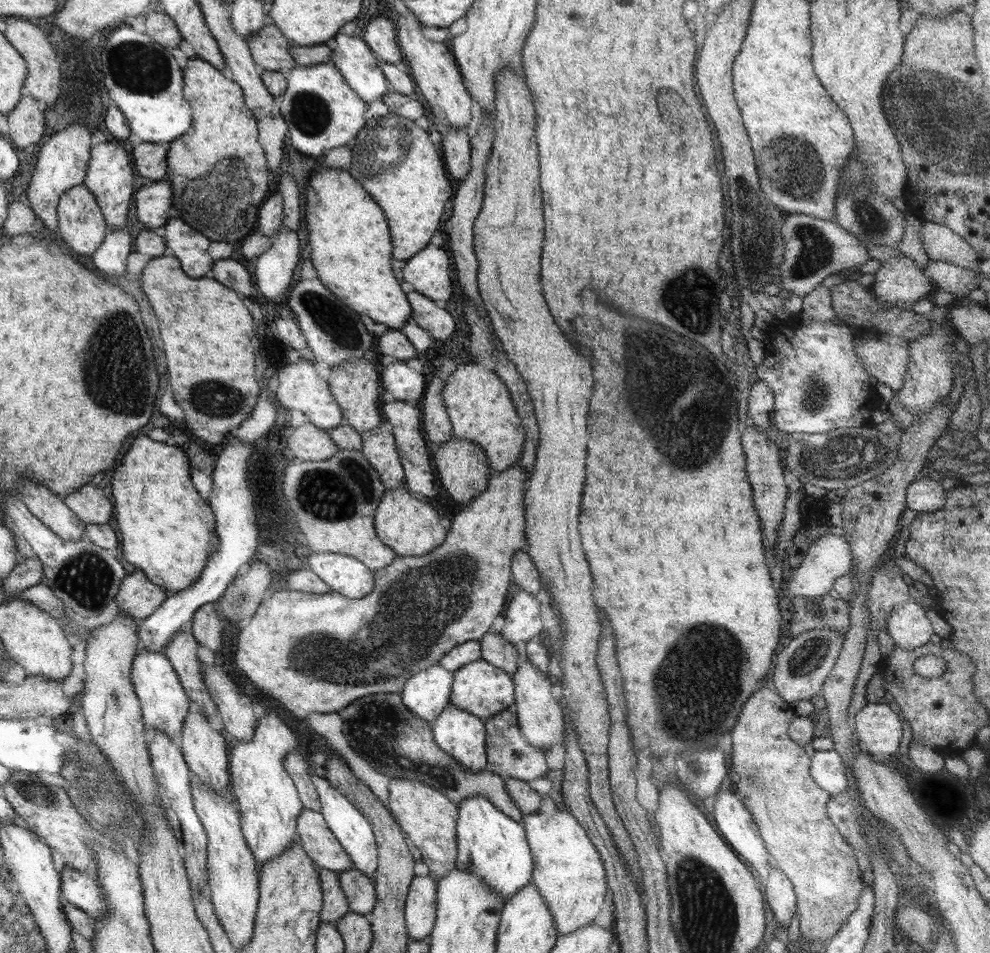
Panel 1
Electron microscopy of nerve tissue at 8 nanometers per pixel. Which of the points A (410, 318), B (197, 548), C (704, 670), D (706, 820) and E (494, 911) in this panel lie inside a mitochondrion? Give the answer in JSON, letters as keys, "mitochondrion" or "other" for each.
{"A":"other","B":"other","C":"mitochondrion","D":"other","E":"other"}

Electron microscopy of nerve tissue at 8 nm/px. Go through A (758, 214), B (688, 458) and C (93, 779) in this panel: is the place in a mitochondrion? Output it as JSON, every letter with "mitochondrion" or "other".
{"A":"mitochondrion","B":"mitochondrion","C":"mitochondrion"}

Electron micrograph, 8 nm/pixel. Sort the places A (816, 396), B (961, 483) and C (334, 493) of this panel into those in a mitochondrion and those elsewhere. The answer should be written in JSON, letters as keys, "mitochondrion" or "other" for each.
{"A":"mitochondrion","B":"other","C":"mitochondrion"}

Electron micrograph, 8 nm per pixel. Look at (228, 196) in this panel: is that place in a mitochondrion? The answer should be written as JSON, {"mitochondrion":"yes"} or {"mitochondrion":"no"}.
{"mitochondrion":"yes"}

